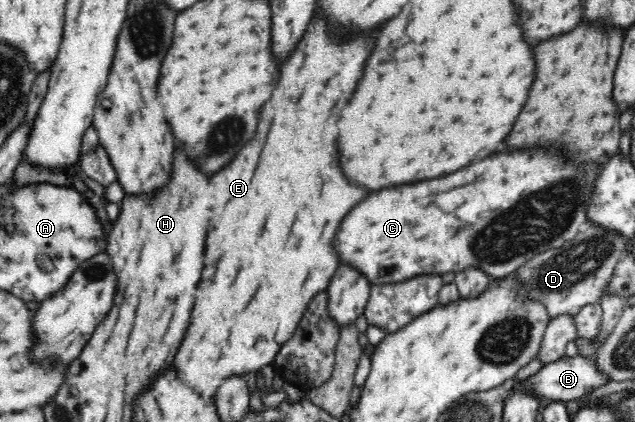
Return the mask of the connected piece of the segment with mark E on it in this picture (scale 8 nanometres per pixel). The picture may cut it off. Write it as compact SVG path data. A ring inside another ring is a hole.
M315 17L283 65L279 83L261 109L255 137L225 169L209 179L211 227L205 239L205 253L201 255L201 283L193 299L189 329L174 359L180 380L187 387L194 387L207 403L215 402L219 387L227 379L257 374L261 367L274 363L281 345L295 333L309 301L326 289L340 265L331 245L333 237L343 217L367 197L367 191L341 175L335 149L337 121L363 75L377 35L379 31L373 31L351 41L335 41L329 25Z

